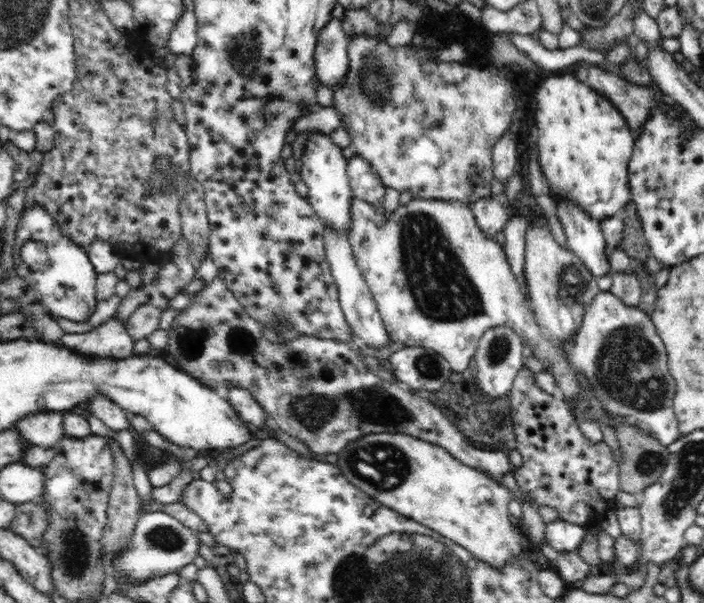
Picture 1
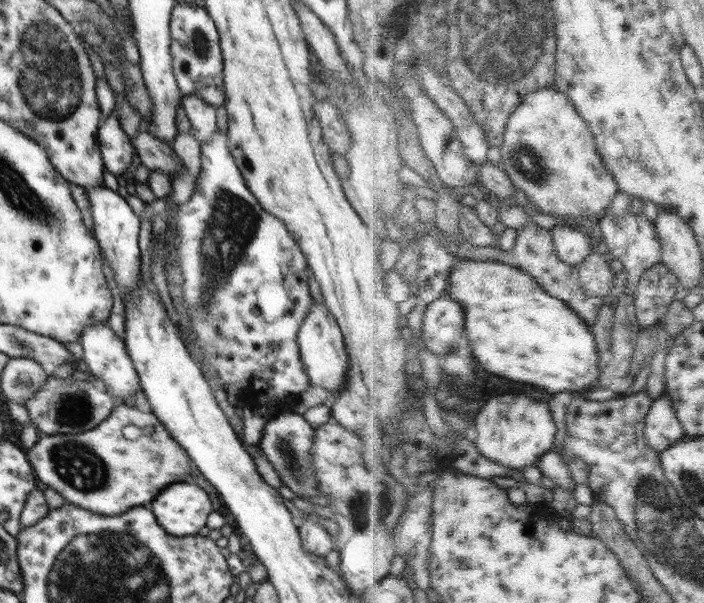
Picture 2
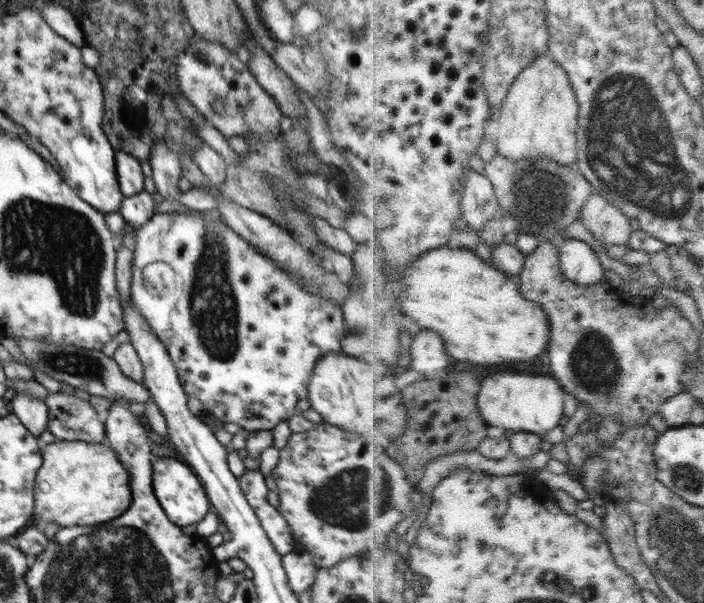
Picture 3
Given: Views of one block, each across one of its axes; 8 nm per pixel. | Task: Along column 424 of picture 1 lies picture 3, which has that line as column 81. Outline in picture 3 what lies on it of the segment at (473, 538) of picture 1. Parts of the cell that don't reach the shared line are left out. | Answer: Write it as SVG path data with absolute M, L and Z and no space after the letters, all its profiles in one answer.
M107 437L102 442L92 444L84 441L60 441L42 444L42 466L38 469L35 478L35 506L31 523L46 526L48 522L55 522L59 528L66 526L94 526L120 516L132 504L130 492L130 476L107 442Z

